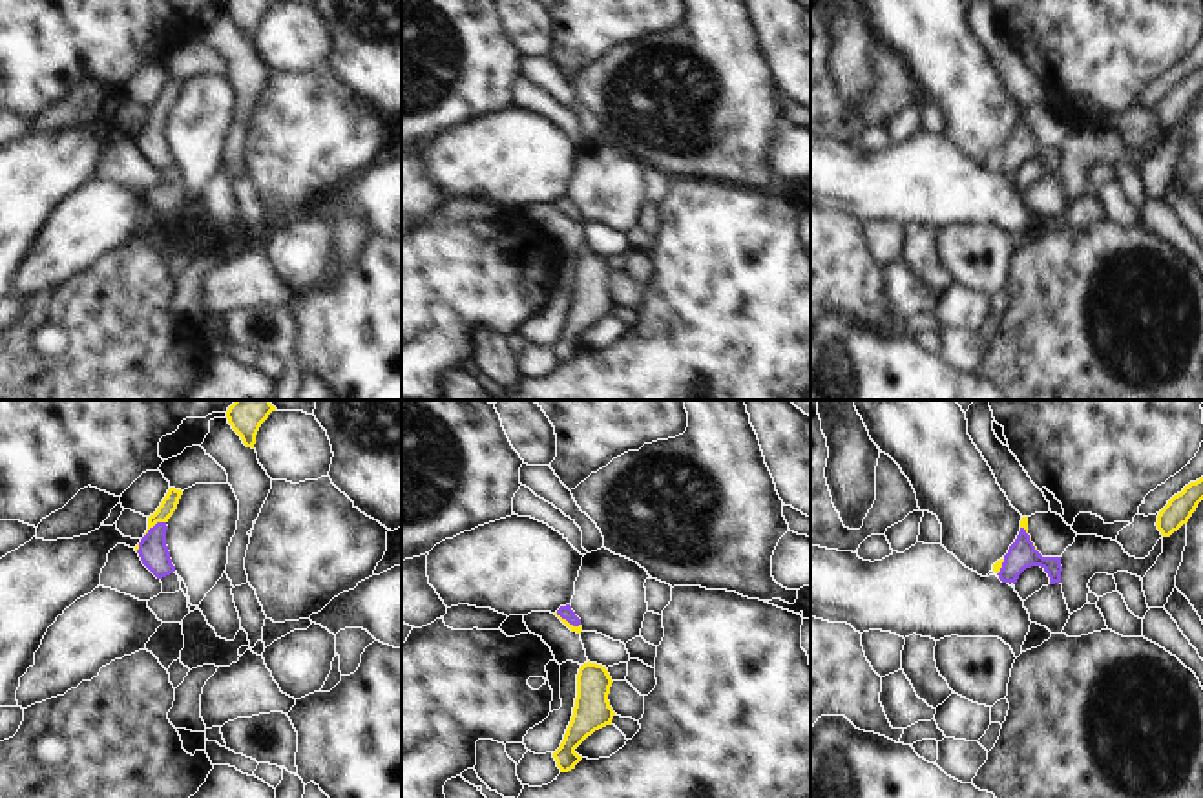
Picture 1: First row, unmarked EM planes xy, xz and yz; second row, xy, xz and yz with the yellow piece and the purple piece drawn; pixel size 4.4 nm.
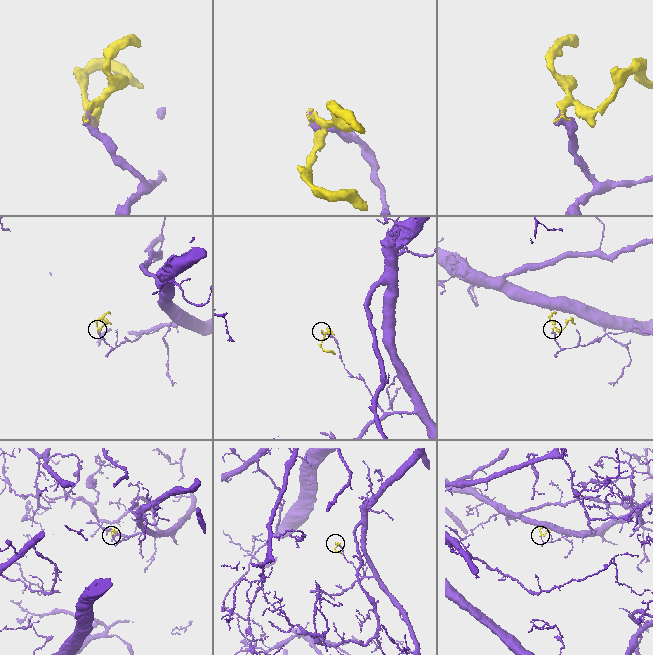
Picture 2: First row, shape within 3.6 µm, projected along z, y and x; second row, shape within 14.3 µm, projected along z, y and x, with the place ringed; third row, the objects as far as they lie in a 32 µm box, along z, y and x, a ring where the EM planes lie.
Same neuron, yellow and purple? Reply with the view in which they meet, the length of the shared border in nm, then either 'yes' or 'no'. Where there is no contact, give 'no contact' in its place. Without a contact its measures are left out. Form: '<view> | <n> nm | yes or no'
xy | 120 nm | yes

